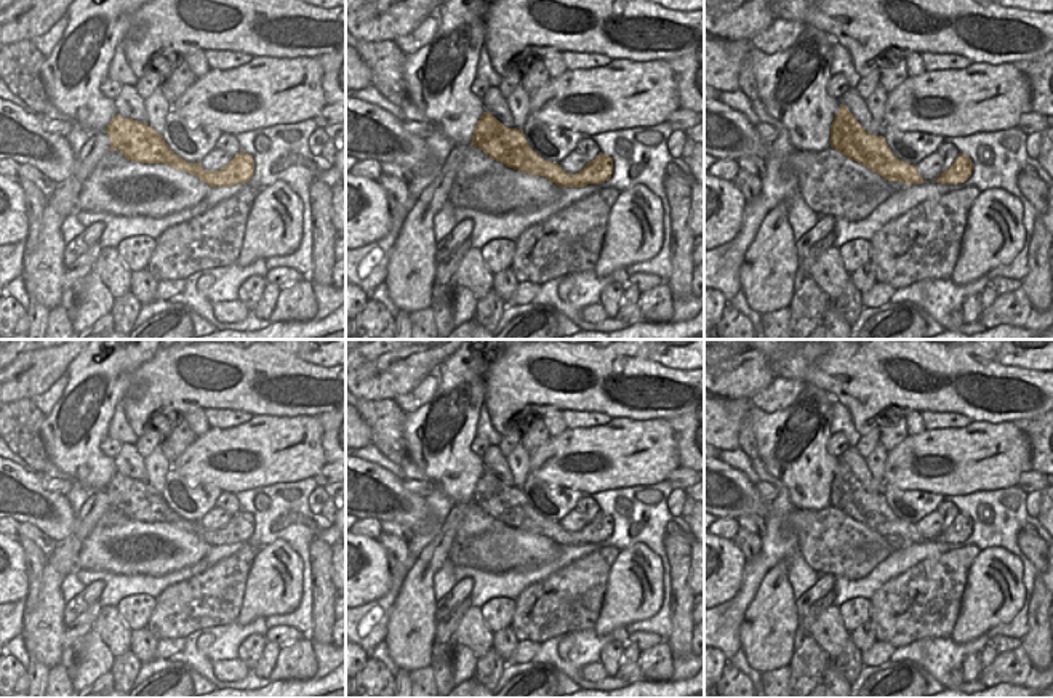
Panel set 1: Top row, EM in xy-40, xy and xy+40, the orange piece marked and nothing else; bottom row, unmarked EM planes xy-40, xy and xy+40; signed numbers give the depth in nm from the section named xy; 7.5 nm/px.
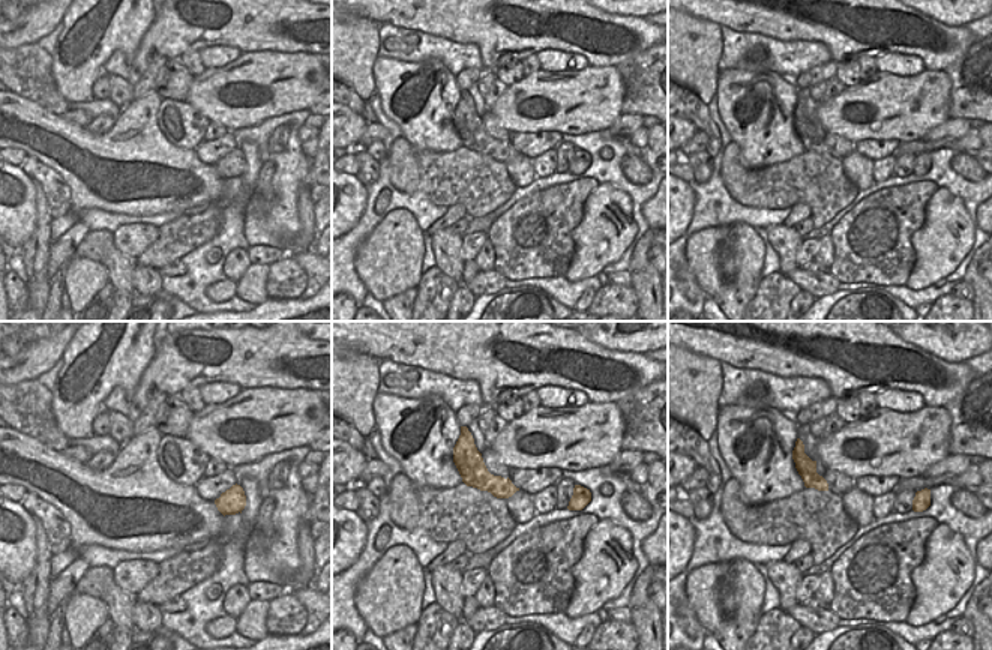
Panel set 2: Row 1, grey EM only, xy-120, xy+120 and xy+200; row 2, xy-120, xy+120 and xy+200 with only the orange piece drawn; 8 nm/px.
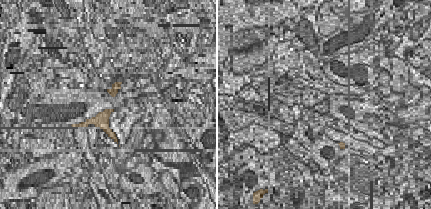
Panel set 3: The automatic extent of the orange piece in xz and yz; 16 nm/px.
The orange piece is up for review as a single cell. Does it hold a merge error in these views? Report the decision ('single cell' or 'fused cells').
single cell

